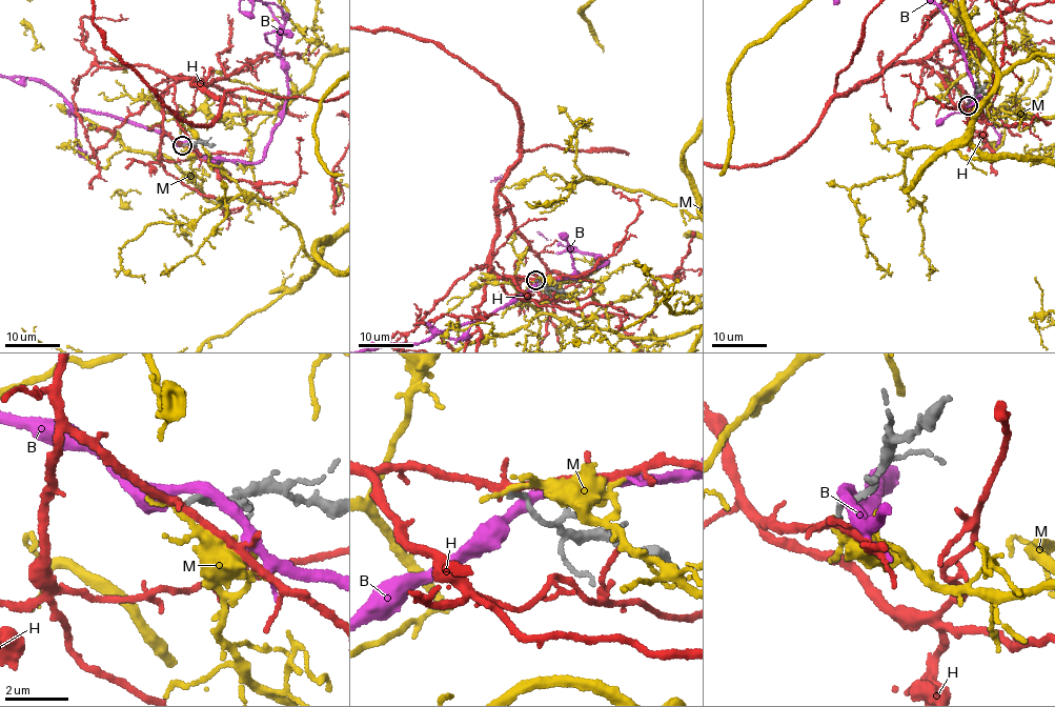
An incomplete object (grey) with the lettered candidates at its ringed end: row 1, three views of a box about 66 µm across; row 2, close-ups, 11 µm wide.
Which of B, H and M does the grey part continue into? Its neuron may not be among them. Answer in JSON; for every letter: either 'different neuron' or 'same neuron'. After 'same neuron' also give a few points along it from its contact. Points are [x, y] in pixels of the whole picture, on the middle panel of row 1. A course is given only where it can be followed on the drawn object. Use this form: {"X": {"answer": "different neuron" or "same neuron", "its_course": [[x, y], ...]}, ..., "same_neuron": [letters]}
{"B": {"answer": "different neuron"}, "H": {"answer": "different neuron"}, "M": {"answer": "different neuron"}, "same_neuron": []}

